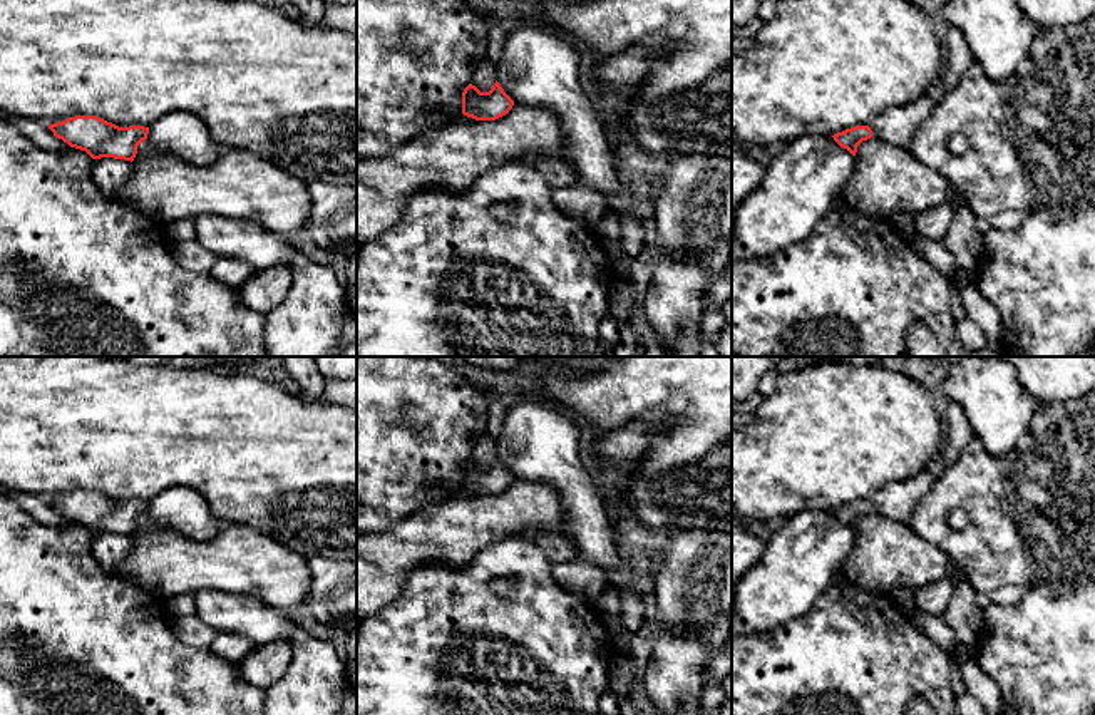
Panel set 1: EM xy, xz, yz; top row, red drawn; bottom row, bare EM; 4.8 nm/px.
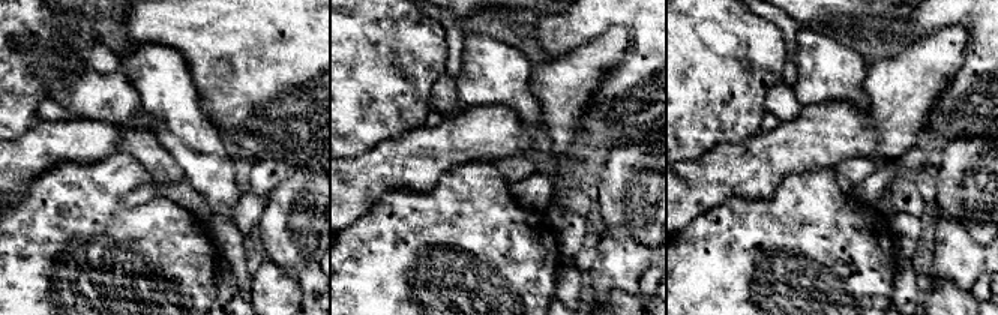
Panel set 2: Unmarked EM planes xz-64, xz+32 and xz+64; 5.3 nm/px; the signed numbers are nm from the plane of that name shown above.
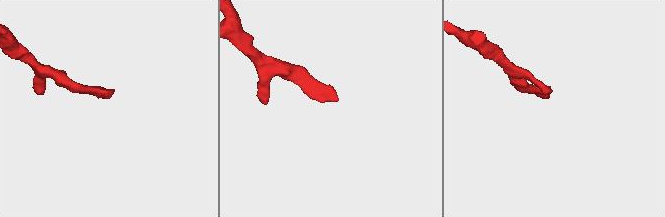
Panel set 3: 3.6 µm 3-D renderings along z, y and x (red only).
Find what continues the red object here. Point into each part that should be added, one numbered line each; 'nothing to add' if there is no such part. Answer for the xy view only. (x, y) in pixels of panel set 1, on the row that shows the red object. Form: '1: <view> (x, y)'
nothing to add

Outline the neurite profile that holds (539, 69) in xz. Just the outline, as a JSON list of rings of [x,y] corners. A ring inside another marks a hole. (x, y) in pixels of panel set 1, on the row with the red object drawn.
[[[521,23],[506,37],[496,70],[497,82],[514,104],[544,107],[559,117],[564,134],[563,161],[576,171],[578,184],[598,191],[609,211],[628,199],[628,176],[621,157],[613,152],[594,99],[584,85],[584,55],[569,39]]]

